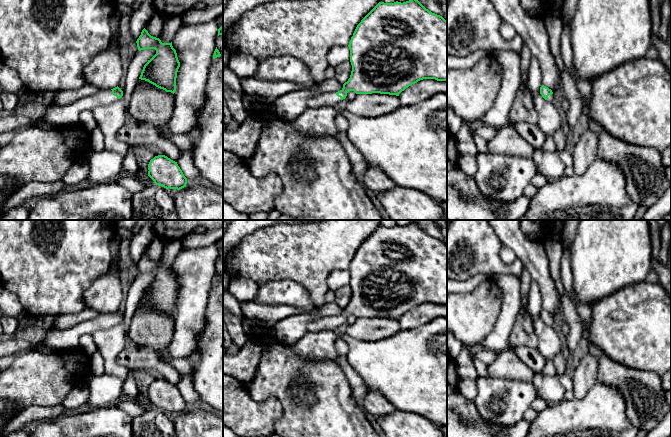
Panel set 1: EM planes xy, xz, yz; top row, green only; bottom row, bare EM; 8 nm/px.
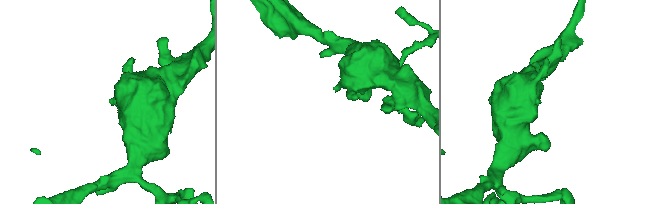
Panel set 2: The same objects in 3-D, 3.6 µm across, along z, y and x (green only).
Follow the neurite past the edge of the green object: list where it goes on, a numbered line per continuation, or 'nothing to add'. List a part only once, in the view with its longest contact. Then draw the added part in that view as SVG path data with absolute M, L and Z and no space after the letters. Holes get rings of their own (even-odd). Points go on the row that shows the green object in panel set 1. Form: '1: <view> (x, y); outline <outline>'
1: xy (60, 115); outline M100 90L97 93L84 97L68 105L52 104L47 107L44 119L50 124L58 127L78 125L79 115L82 111L92 110L97 106L106 106L118 100L112 94L112 90Z

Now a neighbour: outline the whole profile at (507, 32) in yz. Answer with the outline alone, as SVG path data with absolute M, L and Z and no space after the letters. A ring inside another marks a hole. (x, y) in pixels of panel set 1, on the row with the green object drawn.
M503 22L500 26L500 35L505 41L511 41L517 34L511 25Z

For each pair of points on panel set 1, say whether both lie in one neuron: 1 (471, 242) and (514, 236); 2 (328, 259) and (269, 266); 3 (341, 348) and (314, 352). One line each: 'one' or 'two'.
1: two
2: one
3: two

